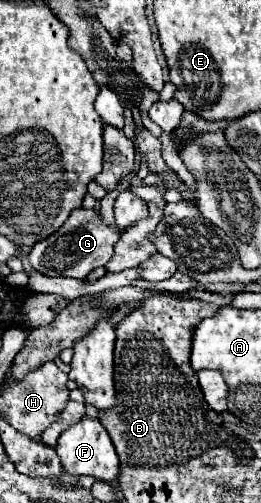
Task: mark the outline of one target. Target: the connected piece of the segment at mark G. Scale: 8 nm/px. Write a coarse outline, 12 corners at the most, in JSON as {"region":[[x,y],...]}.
{"region":[[76,209],[36,243],[30,265],[84,279],[110,261],[118,233]]}

